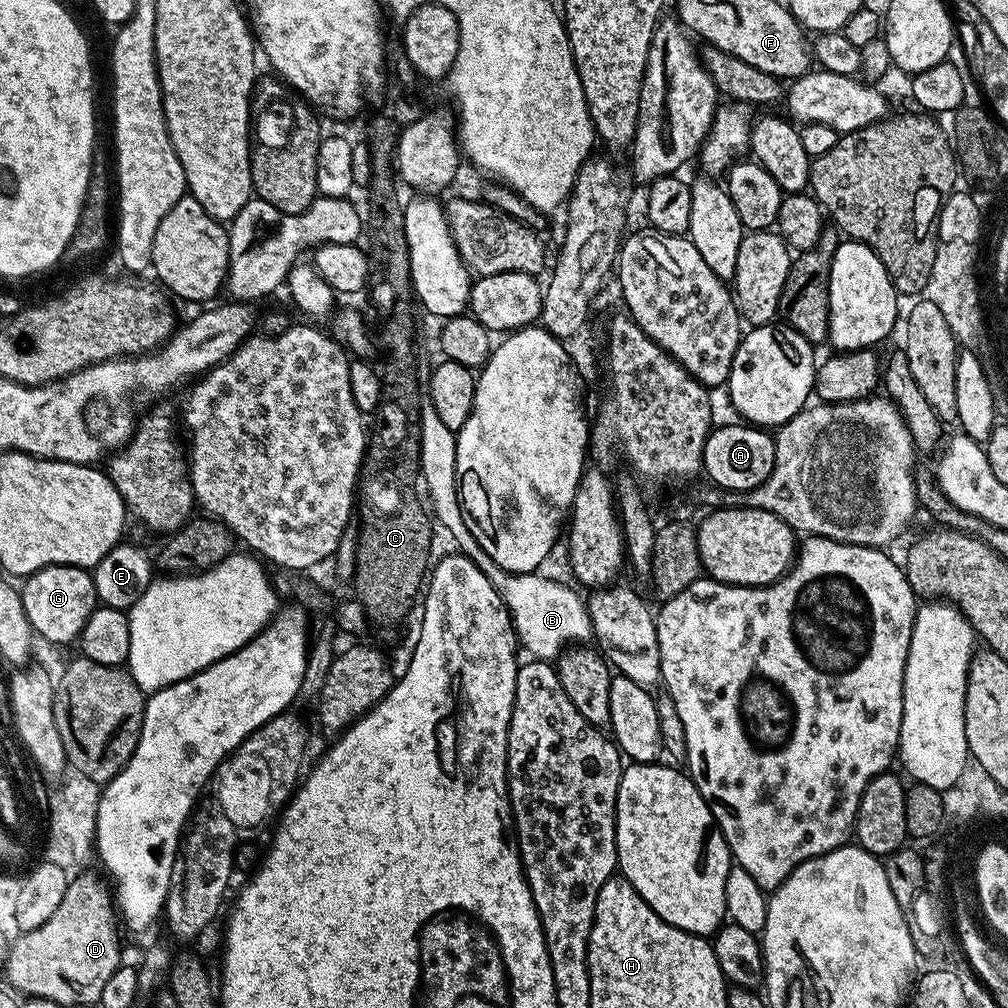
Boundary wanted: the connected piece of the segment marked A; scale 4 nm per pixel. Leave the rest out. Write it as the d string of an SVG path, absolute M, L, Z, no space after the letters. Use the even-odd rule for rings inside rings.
M747 423L724 424L713 427L704 447L703 475L709 476L711 483L728 492L753 492L759 484L766 482L774 470L774 454L777 441L772 440L771 431Z

